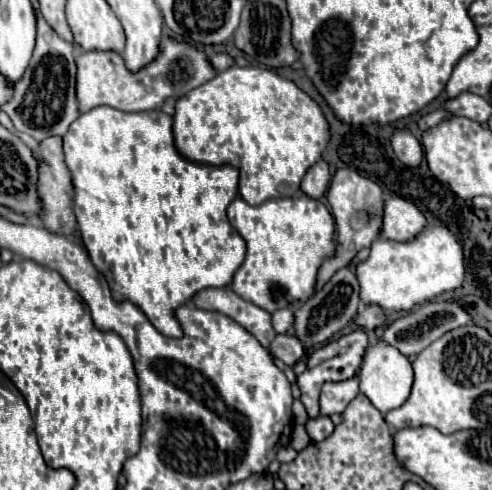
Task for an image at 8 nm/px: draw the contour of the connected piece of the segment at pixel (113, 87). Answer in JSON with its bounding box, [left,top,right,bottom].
[76,36,216,112]

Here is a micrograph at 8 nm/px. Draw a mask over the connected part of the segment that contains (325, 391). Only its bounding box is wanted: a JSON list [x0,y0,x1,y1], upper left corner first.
[320,374,358,414]

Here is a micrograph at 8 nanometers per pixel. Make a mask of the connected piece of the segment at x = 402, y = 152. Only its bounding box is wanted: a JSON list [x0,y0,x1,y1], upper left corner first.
[390,130,424,166]

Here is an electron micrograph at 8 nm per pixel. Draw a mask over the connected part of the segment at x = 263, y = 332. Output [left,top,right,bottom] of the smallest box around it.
[192,286,276,348]

